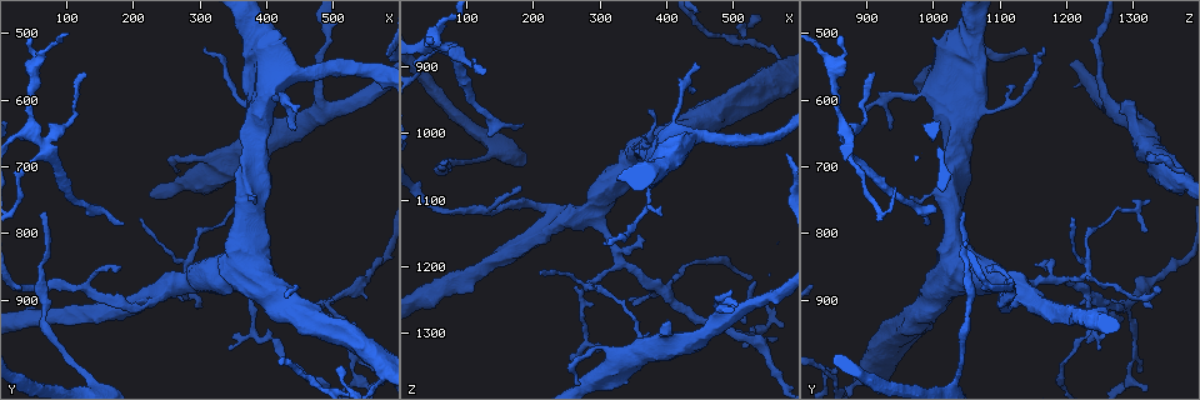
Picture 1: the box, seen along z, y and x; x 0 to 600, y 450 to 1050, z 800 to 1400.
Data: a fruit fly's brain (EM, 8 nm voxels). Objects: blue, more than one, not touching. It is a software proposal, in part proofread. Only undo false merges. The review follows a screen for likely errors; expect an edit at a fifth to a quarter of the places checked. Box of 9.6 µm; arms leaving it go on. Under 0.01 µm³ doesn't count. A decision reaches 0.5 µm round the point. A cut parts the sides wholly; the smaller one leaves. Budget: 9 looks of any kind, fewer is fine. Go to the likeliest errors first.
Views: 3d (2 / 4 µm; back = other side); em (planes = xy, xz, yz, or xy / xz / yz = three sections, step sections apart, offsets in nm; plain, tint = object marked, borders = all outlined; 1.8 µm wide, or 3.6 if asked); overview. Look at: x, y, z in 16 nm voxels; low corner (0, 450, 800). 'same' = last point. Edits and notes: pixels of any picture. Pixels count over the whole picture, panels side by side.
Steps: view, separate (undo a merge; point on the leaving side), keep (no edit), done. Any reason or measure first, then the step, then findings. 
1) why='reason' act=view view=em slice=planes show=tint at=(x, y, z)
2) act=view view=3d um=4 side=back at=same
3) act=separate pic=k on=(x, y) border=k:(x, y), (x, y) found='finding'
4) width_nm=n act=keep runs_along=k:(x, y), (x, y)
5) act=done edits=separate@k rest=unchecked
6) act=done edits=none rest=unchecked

why='sudden change in width' act=view view=em slice=planes show=tint at=(70, 670, 870)

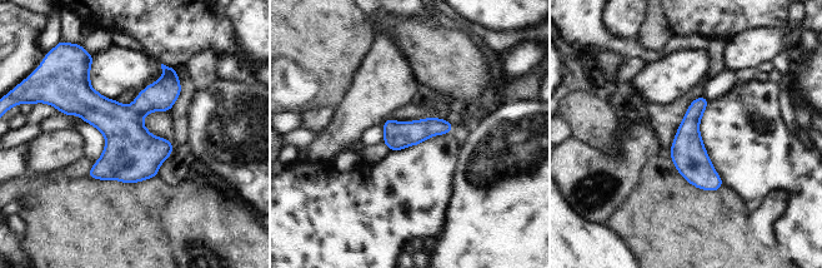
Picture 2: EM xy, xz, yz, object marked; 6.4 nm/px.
act=keep runs_along=2:(700, 100), (691, 160), (715, 187) found='one cell here'

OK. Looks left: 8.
why='looks like a crossing' act=view view=3d um=4 side=back at=(485, 905, 1290)

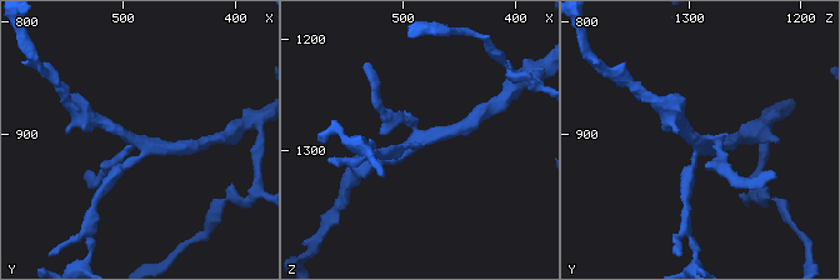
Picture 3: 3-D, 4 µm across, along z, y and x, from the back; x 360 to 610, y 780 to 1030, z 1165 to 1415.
arms=4 act=view view=em slice=yz step=8 show=tint at=(486, 906, 1292)

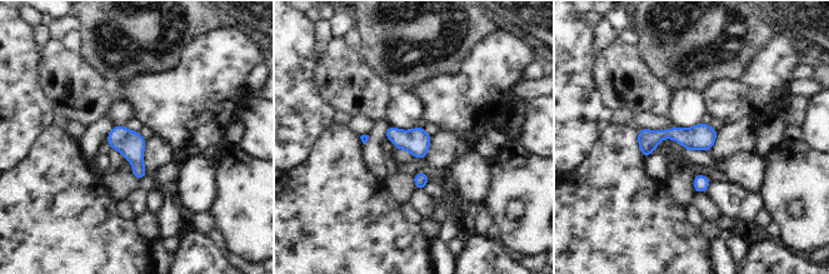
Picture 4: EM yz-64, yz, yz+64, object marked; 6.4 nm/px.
why='another direction' act=view view=em slice=planes show=borders at=same

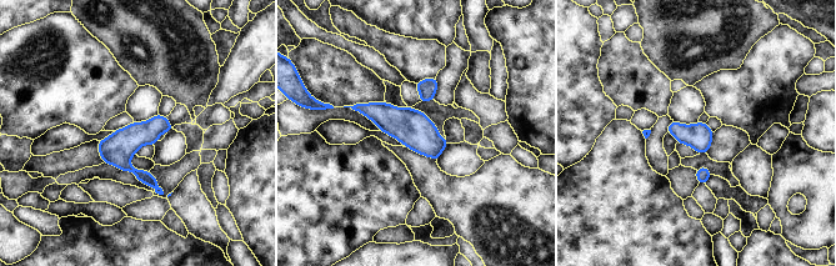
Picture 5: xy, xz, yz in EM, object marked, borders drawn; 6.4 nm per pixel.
act=keep runs_along=5:(358, 108), (444, 142) found='continuous, no second cell'

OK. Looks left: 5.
why='a fork' act=view view=3d um=2 at=(285, 855, 1230)

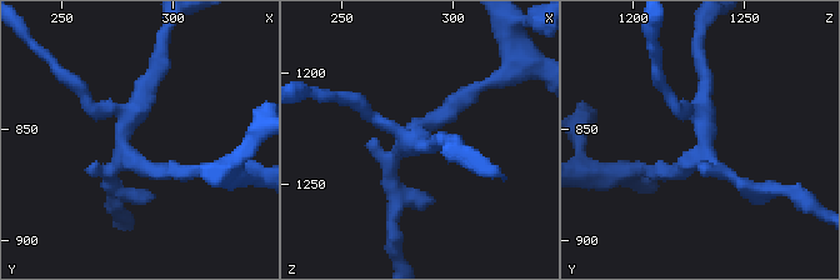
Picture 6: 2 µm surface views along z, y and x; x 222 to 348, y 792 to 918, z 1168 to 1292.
why='now the EM' act=view view=em slice=planes show=tint at=(281, 859, 1230)

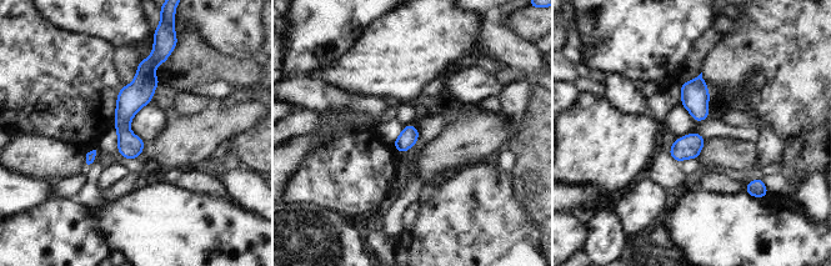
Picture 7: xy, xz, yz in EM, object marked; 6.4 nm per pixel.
act=keep runs_along=7:(146, 63), (124, 113), (128, 155) found='all the same cell'

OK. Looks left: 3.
why='a fork' act=view view=em slice=planes show=tint at=(400, 525, 1035)

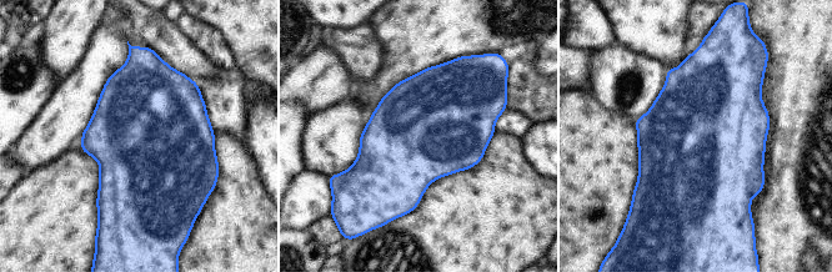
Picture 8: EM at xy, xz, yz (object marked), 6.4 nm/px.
act=keep found='all the same cell'

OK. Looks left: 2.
act=done edits=none rest=unchecked

